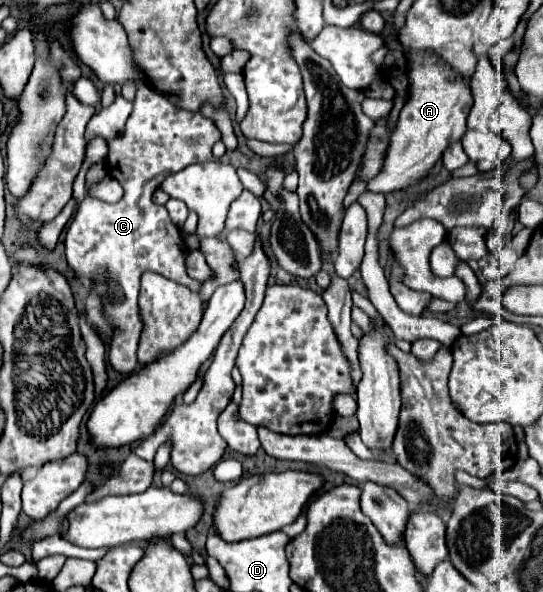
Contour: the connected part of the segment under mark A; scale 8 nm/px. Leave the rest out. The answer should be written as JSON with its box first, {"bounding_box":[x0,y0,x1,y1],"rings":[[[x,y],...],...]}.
{"bounding_box":[368,49,472,193],"rings":[[[416,49],[406,51],[412,57],[410,65],[410,99],[400,111],[398,125],[390,137],[390,145],[384,155],[380,175],[368,181],[368,191],[372,193],[392,193],[404,191],[420,183],[428,171],[442,157],[446,147],[460,141],[466,133],[466,117],[472,109],[472,93],[468,83],[450,83],[454,69],[446,65],[434,53],[422,53]]]}

